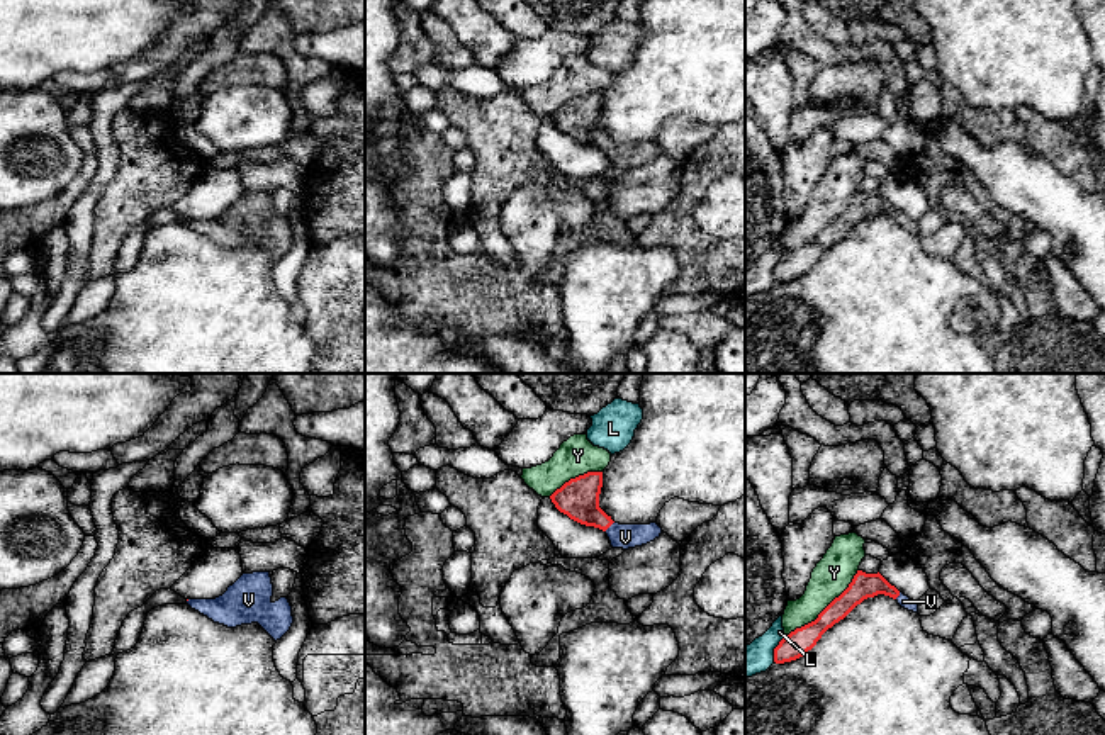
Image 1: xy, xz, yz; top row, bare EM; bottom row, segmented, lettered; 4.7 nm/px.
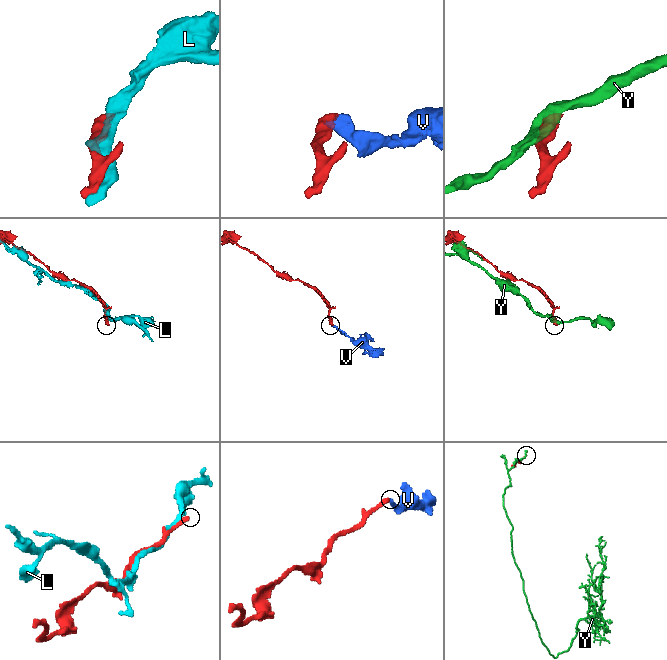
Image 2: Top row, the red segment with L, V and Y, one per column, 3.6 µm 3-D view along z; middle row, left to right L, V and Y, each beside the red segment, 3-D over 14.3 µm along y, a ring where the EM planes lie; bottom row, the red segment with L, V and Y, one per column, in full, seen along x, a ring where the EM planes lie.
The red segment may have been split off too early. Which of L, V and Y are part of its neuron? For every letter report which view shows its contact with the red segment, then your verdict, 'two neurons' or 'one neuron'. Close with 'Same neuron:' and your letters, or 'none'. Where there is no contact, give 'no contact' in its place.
L: yz | two neurons
V: xz | one neuron
Y: yz | two neurons
Same neuron: V

